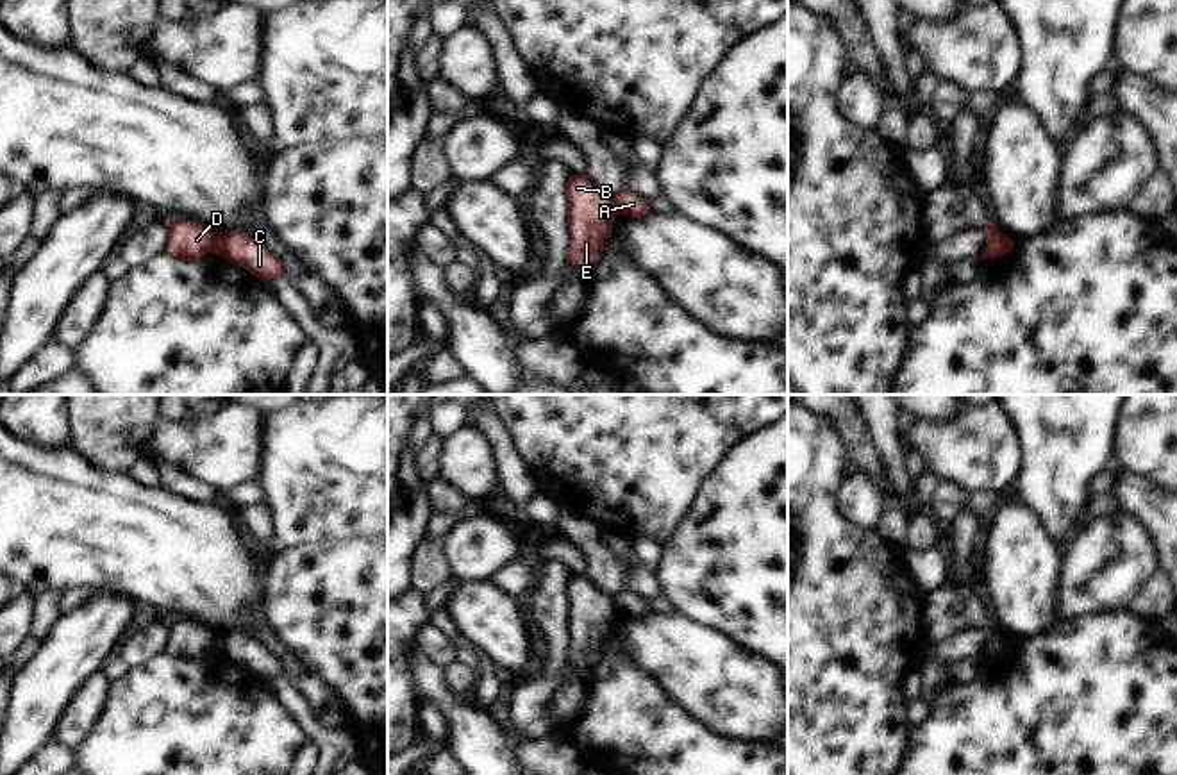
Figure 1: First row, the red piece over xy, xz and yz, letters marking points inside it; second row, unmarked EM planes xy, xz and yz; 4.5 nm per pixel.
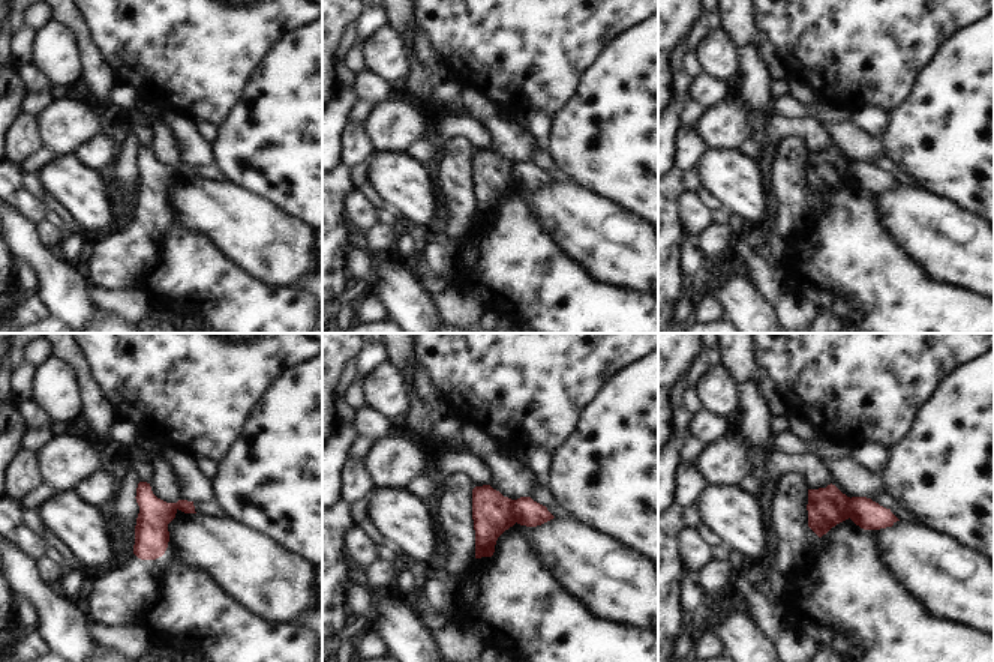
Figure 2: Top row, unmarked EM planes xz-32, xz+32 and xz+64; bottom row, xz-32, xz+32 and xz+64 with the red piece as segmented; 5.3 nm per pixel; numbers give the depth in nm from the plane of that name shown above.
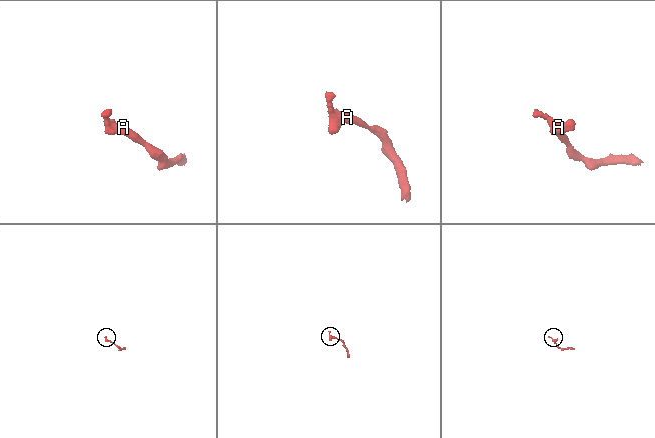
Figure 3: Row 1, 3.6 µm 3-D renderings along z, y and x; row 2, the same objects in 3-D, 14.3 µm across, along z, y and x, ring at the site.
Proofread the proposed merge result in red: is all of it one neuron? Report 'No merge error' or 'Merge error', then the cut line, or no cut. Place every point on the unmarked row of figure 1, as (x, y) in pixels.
Merge error. Split along xy (217, 634), (211, 650).

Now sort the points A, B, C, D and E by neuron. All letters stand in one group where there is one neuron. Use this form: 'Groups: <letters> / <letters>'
Groups: A C / B D E.

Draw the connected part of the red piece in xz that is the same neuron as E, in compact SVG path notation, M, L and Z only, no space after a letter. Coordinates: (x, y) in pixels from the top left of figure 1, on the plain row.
M570 575L566 596L570 600L568 662L586 664L604 650L618 612L613 596L598 591L584 575Z

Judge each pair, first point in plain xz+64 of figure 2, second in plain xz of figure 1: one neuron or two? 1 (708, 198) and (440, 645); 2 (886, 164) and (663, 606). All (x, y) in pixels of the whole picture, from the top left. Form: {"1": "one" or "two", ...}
{"1": "two", "2": "two"}

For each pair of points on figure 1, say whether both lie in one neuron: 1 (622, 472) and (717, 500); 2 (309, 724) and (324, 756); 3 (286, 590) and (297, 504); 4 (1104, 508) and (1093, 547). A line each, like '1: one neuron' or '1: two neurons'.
1: two neurons
2: one neuron
3: two neurons
4: two neurons

